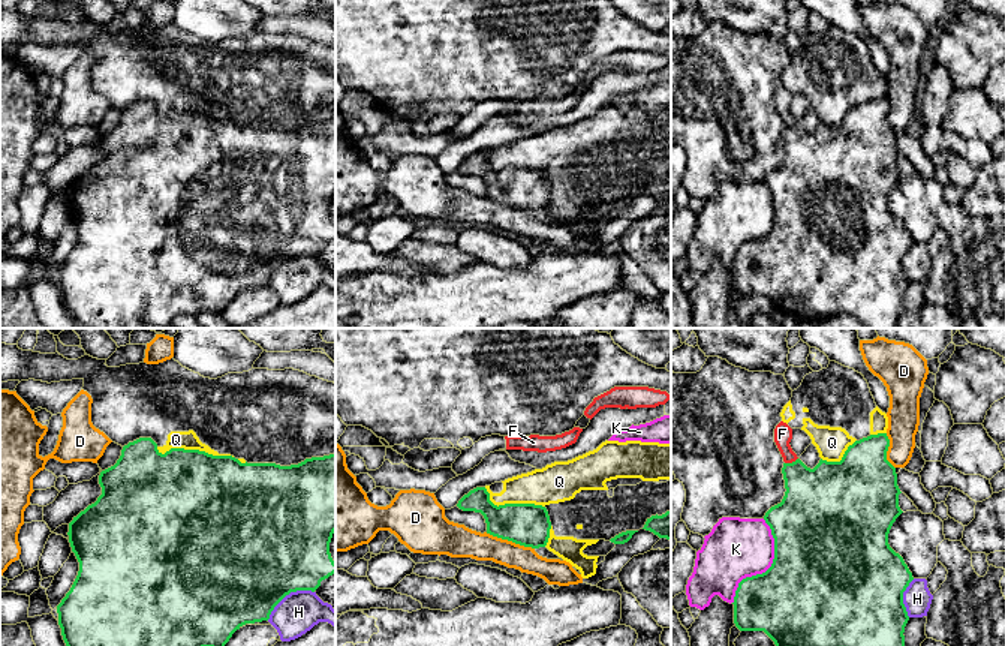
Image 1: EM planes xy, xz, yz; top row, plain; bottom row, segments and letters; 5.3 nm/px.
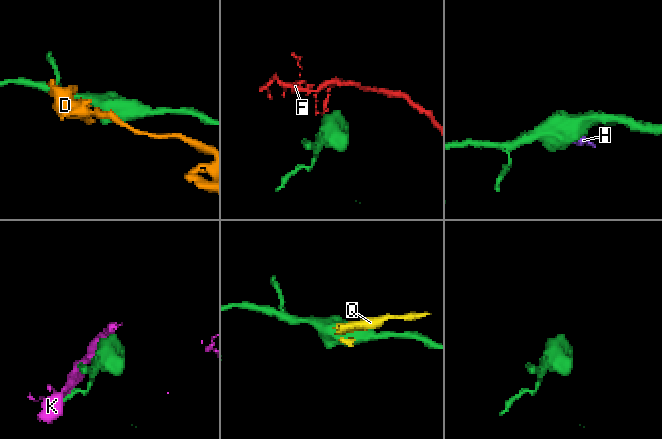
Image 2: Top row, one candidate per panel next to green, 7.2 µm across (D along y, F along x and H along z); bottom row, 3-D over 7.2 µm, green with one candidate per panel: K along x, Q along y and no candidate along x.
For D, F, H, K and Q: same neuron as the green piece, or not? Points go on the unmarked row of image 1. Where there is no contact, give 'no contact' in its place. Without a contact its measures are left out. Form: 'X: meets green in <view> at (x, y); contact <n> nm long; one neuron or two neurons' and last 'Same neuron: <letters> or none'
D: meets green in xz at (509, 204); contact 280 nm long; two neurons
F: meets green in yz at (793, 126); contact 80 nm long; two neurons
H: meets green in xy at (288, 258); contact 300 nm long; two neurons
K: meets green in yz at (769, 233); contact 480 nm long; two neurons
Q: meets green in xy at (195, 114); contact 420 nm long; two neurons
Same neuron: none

